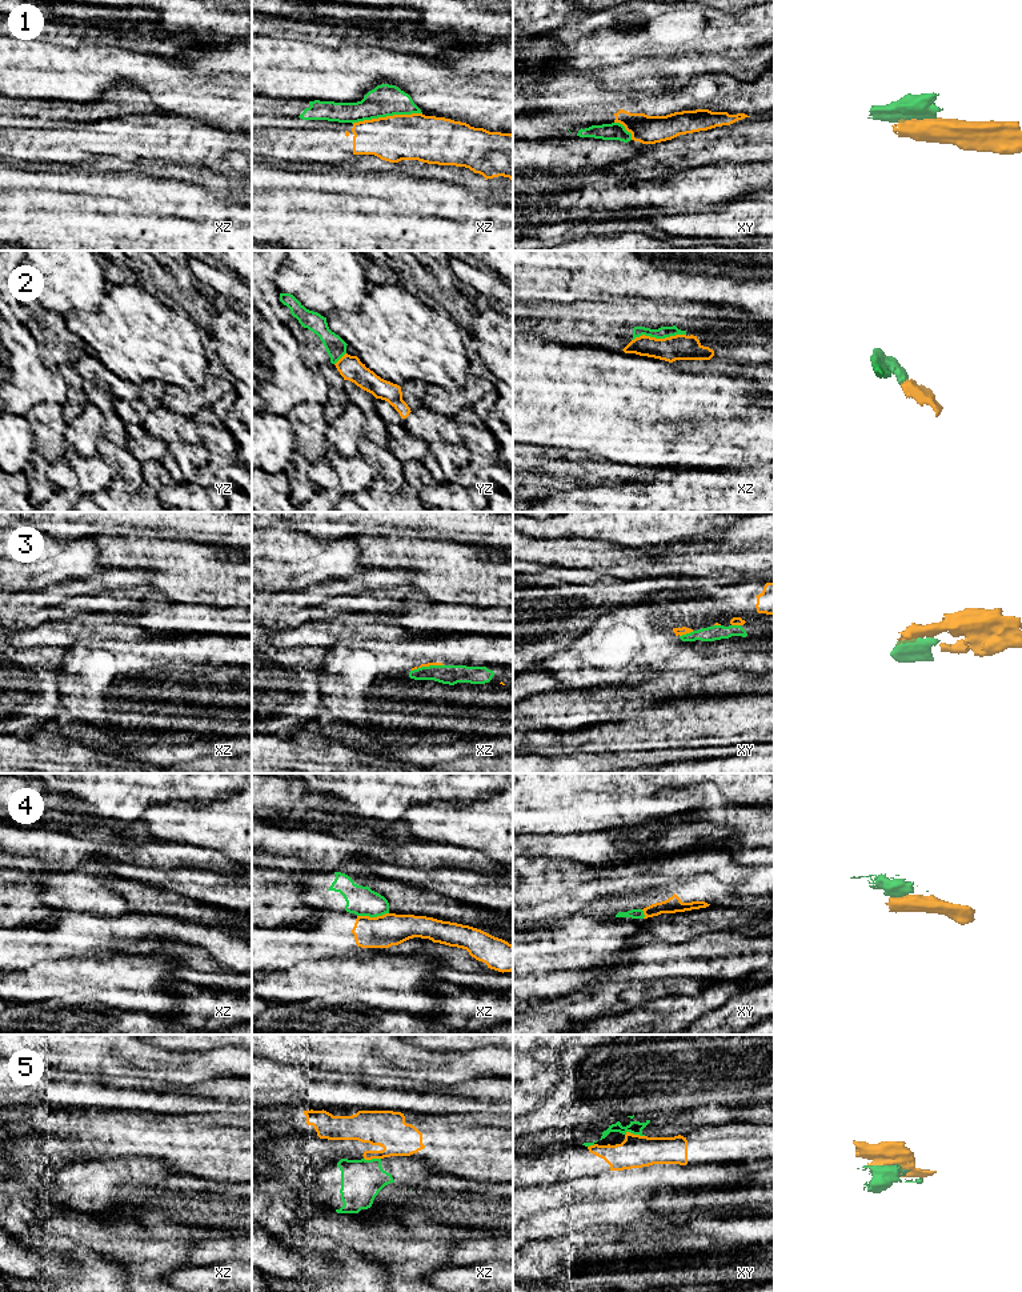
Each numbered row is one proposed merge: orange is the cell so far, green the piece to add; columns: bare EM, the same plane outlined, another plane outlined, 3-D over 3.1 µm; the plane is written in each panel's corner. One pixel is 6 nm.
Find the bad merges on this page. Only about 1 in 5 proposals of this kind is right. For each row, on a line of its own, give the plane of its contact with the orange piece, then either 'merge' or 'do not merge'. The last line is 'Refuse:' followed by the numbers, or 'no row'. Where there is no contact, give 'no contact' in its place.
1: contact in xz; do not merge
2: contact in xz; do not merge
3: contact in xy; merge
4: contact in xz; do not merge
5: contact in xy; do not merge
Refuse: 1, 2, 4, 5

